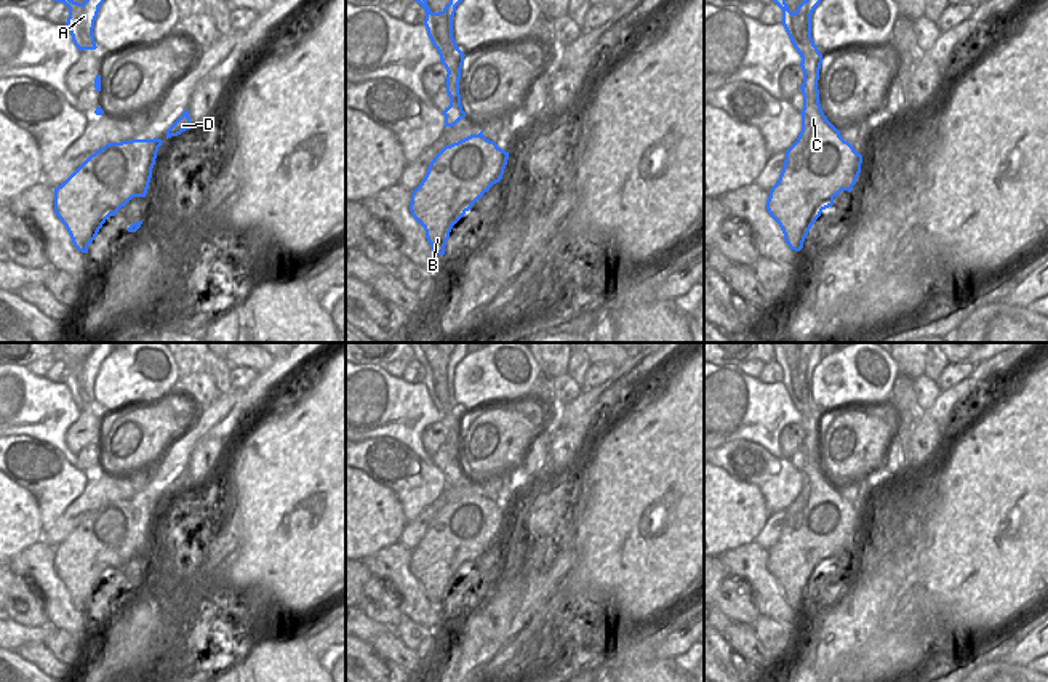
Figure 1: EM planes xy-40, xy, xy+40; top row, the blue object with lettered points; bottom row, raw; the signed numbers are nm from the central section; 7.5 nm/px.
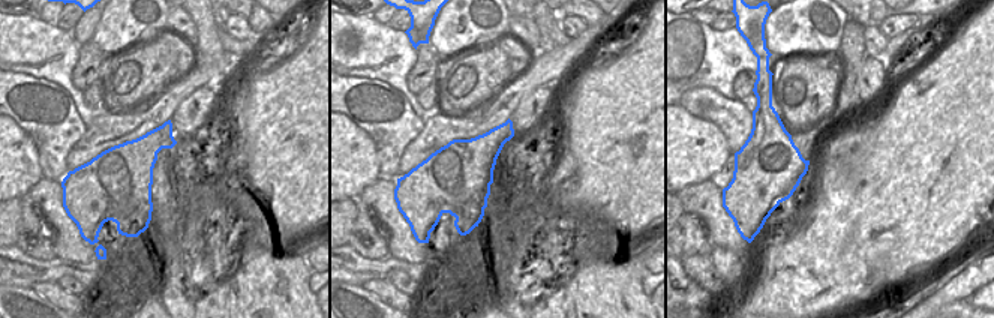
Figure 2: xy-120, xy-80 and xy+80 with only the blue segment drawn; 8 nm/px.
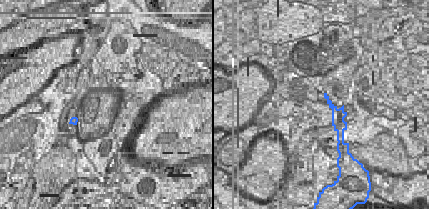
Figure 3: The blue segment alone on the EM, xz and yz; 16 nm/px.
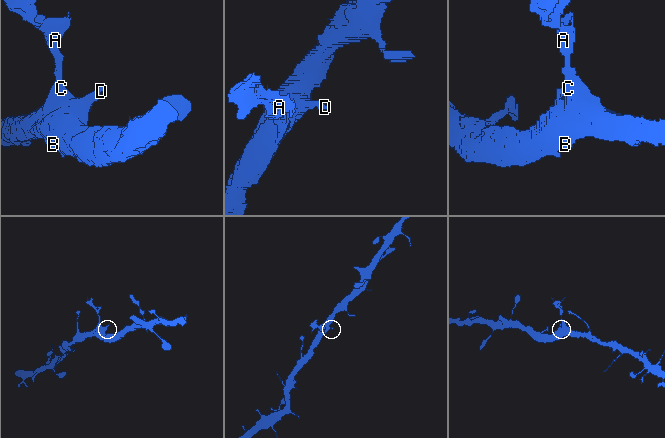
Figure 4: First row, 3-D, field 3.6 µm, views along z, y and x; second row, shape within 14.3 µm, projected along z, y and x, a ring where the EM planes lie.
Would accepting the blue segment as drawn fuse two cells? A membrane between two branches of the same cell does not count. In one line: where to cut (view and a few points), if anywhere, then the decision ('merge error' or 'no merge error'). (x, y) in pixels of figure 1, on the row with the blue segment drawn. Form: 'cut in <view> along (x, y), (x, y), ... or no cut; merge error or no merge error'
cut in xy+40 along (818, 69), (804, 72); merge error

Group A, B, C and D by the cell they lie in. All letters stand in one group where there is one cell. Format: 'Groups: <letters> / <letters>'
Groups: A / B C D.

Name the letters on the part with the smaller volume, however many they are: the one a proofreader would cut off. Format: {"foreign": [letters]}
{"foreign": ["A"]}

